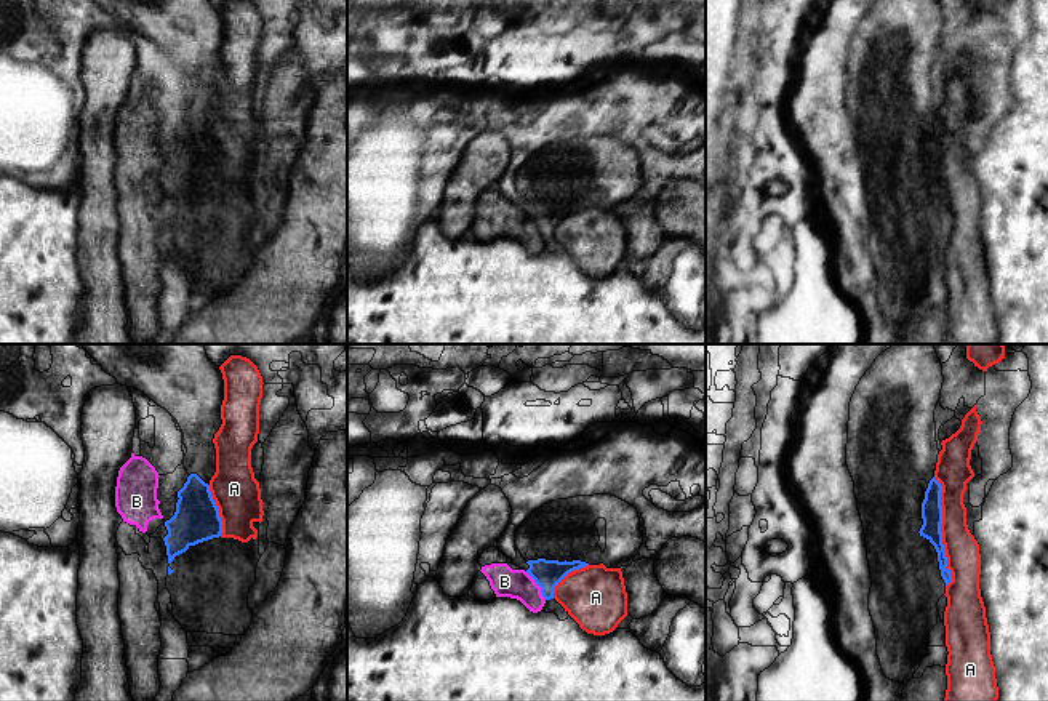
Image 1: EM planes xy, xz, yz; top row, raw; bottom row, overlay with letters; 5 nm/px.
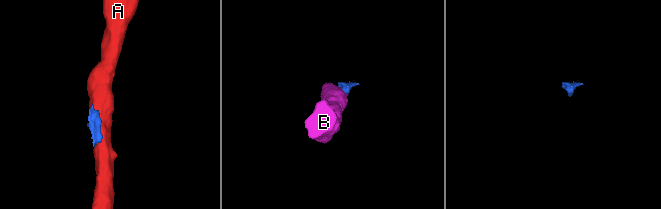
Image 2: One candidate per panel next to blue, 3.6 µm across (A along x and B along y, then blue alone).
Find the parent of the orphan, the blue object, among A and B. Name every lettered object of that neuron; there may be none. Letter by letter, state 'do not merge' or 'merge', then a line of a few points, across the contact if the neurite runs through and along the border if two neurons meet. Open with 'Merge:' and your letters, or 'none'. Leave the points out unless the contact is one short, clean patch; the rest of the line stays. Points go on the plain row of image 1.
Merge: none
A: do not merge
B: do not merge | xz (525, 213), (540, 229), (544, 242)

